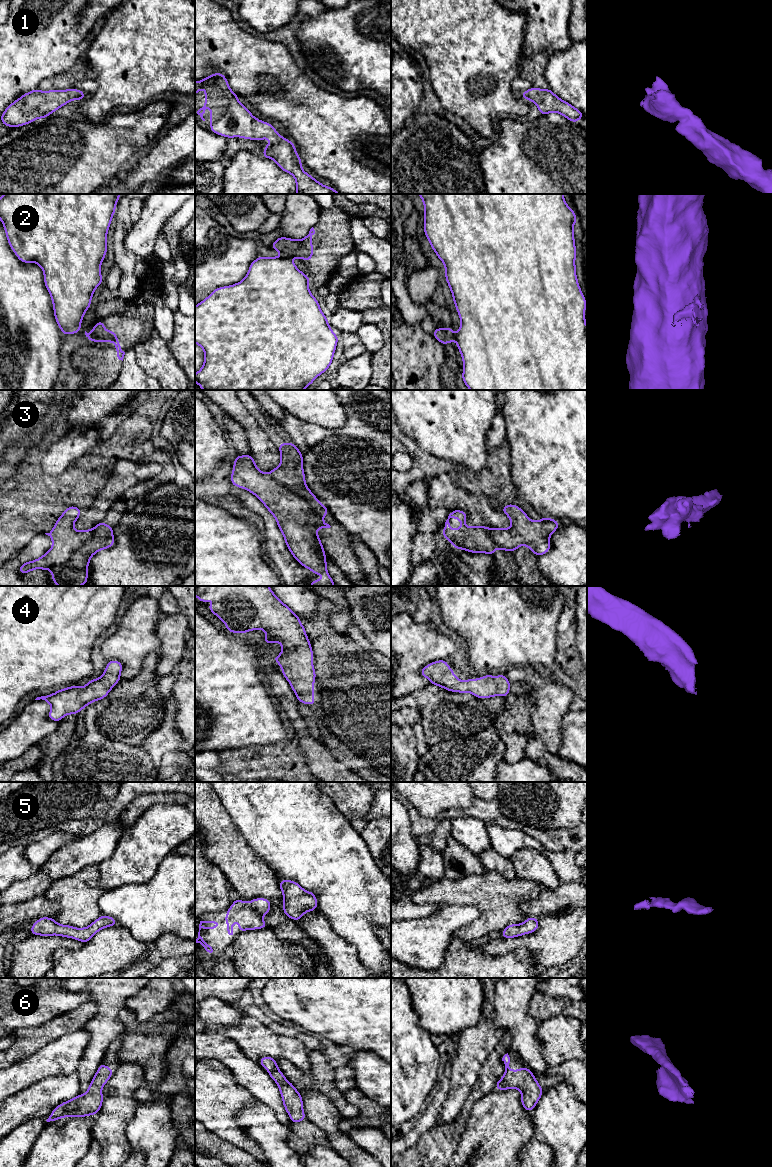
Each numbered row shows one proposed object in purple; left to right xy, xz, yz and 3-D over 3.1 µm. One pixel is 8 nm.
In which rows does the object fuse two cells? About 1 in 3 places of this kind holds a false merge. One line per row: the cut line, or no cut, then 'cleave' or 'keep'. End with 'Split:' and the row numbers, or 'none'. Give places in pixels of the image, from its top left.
1: cut none; keep
2: cut xz (283, 254), (289, 258); cleave
3: cut xz (269, 474), (290, 491), (306, 500), (321, 518); cleave
4: cut none; keep
5: cut none; keep
6: cut none; keep
Split: 2, 3

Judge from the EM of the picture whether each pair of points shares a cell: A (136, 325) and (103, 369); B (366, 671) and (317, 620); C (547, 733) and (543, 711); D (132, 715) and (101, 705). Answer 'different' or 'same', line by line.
A: same
B: same
C: same
D: same

